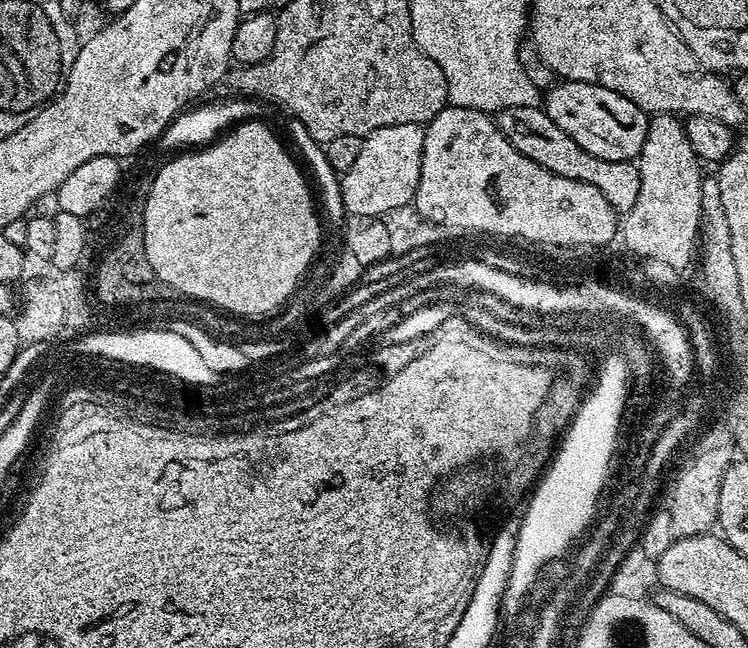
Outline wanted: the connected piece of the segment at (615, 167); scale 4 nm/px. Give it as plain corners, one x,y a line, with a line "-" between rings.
510,106
502,108
495,113
496,124
502,130
506,142
514,146
526,158
538,162
546,170
550,170
556,176
562,178
574,178
574,182
586,182
598,190
610,202
610,206
617,214
629,212
638,199
640,189
640,169
633,161
623,160
622,162
606,162
606,158
594,158
570,134
566,134
544,113
543,107
537,106

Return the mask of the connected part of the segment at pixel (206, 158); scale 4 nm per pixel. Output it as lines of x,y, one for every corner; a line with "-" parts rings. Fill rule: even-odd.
264,122
237,123
223,138
217,139
199,150
177,155
176,157
180,156
177,160
172,160
168,165
164,164
160,168
162,174
159,179
156,179
151,204
148,204
147,235
148,253
151,256
152,264
155,264
157,272
160,272
160,276
164,280
171,281
171,284
184,289
185,292
209,298
212,306
217,303
224,304
228,305
228,308
239,309
240,312
261,312
263,317
268,316
266,309
272,309
273,304
283,305
297,291
295,290
296,283
303,278
304,271
315,258
316,247
320,244
320,222
316,218
318,208
314,203
313,189
312,192
308,189
308,184
304,181
299,166
292,161
293,153
286,147
285,141
281,140
264,125

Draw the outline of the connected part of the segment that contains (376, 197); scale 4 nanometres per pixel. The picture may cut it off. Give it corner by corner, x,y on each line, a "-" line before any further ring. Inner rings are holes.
419,124
386,126
365,136
354,166
350,166
350,170
343,173
340,182
345,213
354,216
377,216
403,204
412,204
420,177
423,145
424,128

